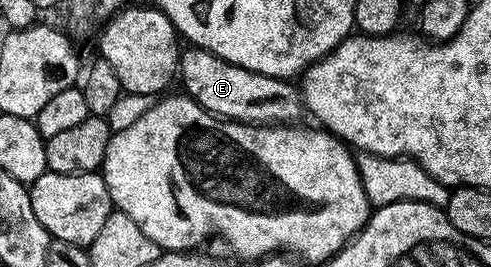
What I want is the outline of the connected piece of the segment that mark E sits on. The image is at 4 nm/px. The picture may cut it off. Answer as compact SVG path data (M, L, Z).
M200 50L198 57L180 58L180 80L183 79L184 92L196 103L202 105L208 111L208 114L228 115L229 118L235 119L231 121L275 121L267 119L275 119L282 111L287 111L294 105L295 99L297 103L297 95L287 88L288 84L282 79L274 79L272 75L261 75L244 67L237 66L236 63L230 63L224 59L218 58L209 51Z

